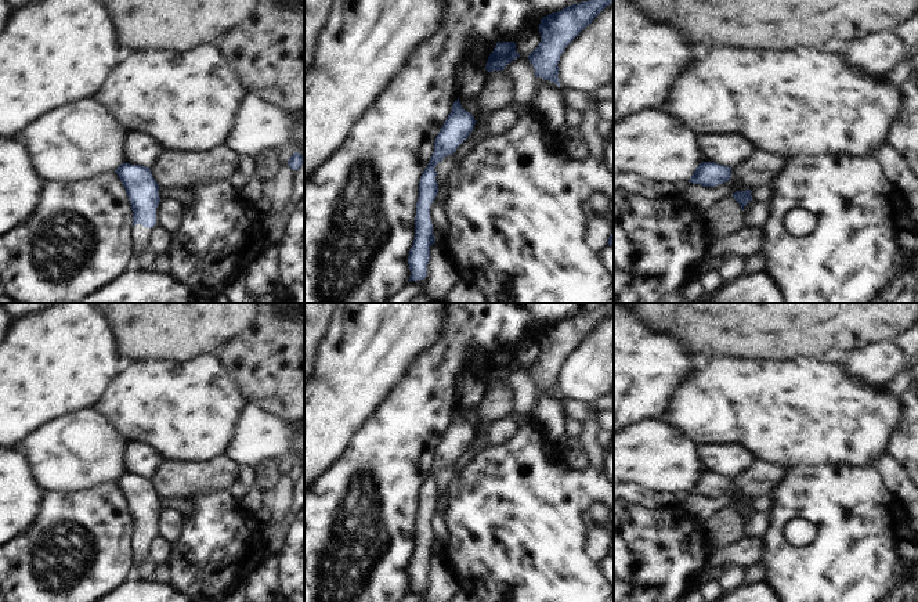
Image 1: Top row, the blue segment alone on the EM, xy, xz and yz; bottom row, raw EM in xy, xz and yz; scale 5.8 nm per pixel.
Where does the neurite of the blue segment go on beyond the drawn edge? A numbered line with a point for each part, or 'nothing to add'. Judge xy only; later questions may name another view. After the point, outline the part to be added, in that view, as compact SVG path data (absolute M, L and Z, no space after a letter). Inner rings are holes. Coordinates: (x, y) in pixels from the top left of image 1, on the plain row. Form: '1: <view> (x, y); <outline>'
1: xy (138, 543); M135 534L131 537L131 548L134 551L134 566L148 559L148 542L149 538L144 537L142 534Z

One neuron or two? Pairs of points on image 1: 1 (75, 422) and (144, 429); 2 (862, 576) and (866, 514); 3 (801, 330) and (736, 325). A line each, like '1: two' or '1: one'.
1: two
2: one
3: one

